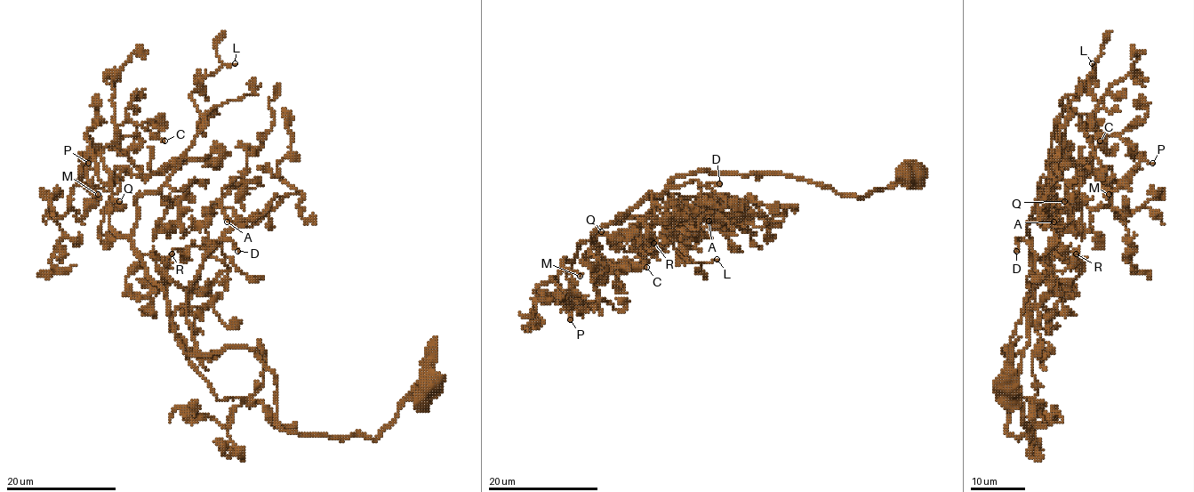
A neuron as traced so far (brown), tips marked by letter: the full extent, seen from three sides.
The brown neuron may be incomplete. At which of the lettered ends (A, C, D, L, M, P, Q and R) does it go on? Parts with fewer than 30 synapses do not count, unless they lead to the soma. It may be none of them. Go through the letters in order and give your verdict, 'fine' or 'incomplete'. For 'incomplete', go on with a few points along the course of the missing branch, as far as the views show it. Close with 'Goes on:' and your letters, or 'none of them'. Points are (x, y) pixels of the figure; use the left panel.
A: fine
C: fine
D: incomplete | (237, 251), (265, 256), (308, 249), (317, 255), (317, 264), (310, 283), (314, 303), (310, 318), (319, 325)
L: fine
M: incomplete | (98, 194), (107, 206), (107, 225), (103, 229)
P: fine
Q: incomplete | (119, 201), (134, 203), (131, 196), (136, 193), (132, 201), (132, 219), (136, 226)
R: fine
Goes on: D, M, Q

